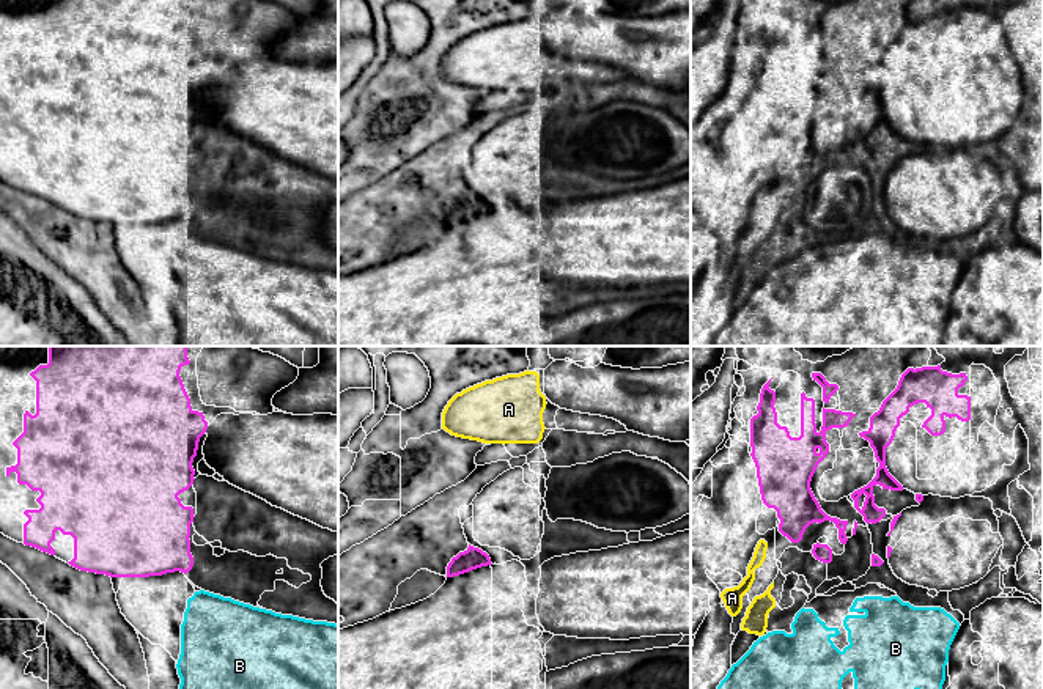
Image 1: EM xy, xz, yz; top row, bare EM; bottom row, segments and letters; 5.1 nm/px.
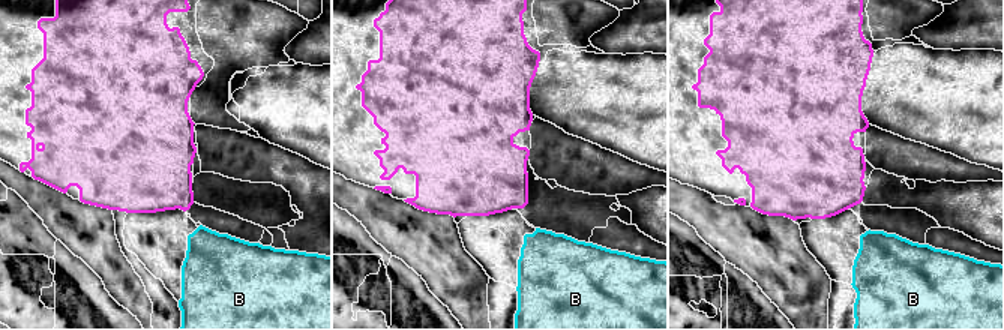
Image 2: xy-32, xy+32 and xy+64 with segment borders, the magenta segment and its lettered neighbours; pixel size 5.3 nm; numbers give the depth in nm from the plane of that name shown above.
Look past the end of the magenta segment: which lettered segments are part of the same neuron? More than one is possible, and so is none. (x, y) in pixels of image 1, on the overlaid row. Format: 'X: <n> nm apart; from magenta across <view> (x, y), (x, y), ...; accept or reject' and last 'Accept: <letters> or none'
A: 90 nm apart; from magenta across yz (779, 530), (766, 543); reject
B: 110 nm apart; from magenta across xy (184, 573), (195, 592); accept
Accept: B

